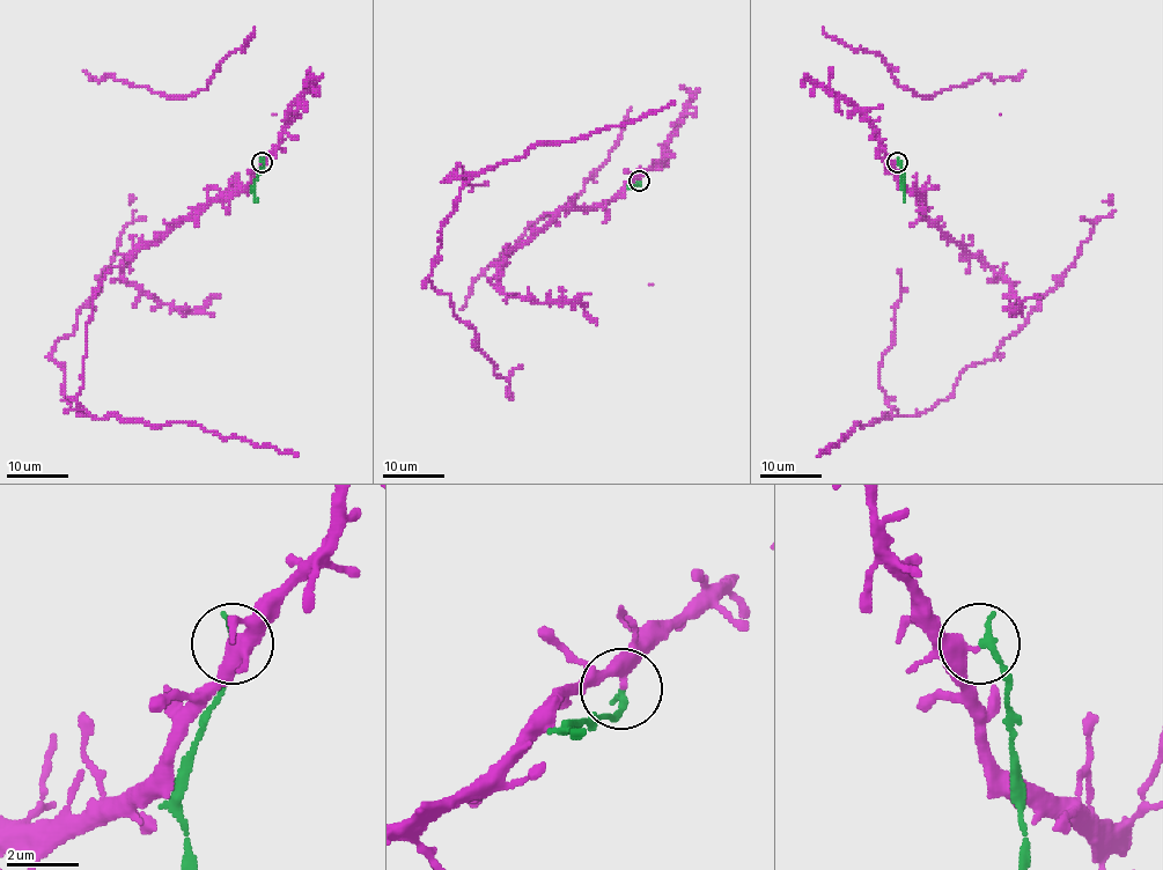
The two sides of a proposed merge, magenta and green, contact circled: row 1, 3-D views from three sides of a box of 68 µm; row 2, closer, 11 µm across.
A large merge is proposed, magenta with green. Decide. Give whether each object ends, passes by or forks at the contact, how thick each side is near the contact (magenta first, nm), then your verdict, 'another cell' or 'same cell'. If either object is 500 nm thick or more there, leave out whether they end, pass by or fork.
magenta passes by; green ends there; 320 nm thick on the magenta side, 200 nm on the other; another cell

